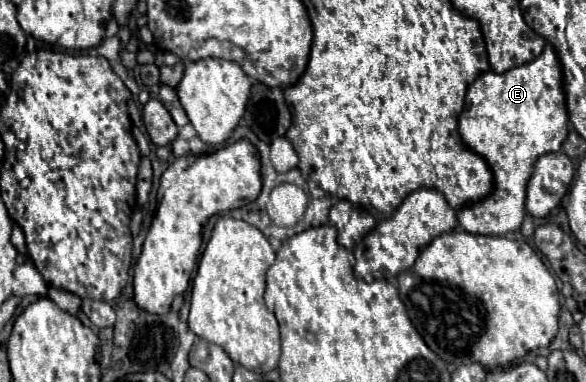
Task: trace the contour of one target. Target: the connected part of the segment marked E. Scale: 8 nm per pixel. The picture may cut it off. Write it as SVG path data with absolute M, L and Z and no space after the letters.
M552 44L532 62L510 68L502 74L492 70L480 74L466 92L466 106L458 118L464 144L480 154L494 172L494 190L484 200L458 212L466 232L504 236L518 230L524 220L526 184L534 162L548 152L558 152L568 136L568 112L562 84L562 66Z

